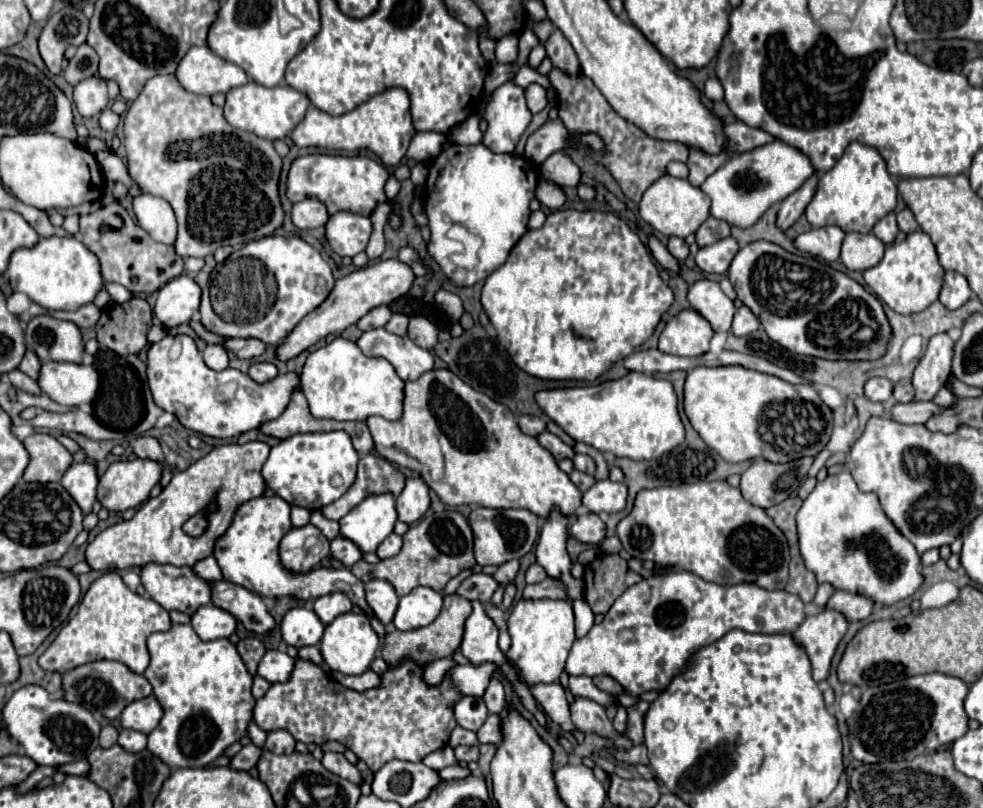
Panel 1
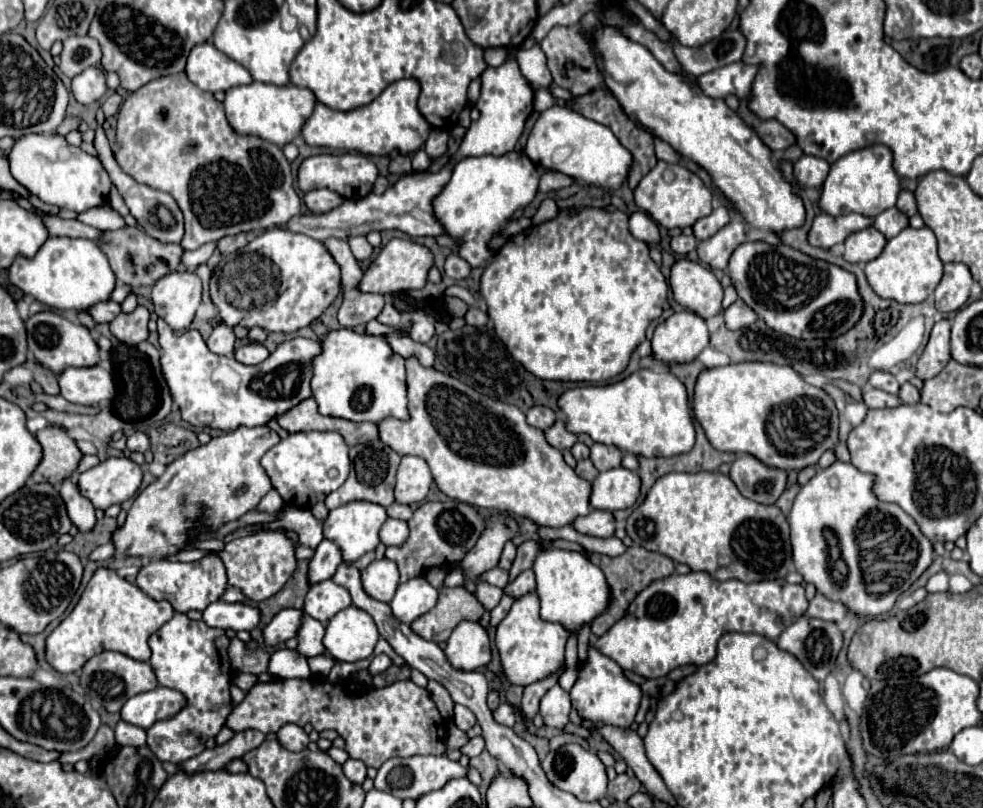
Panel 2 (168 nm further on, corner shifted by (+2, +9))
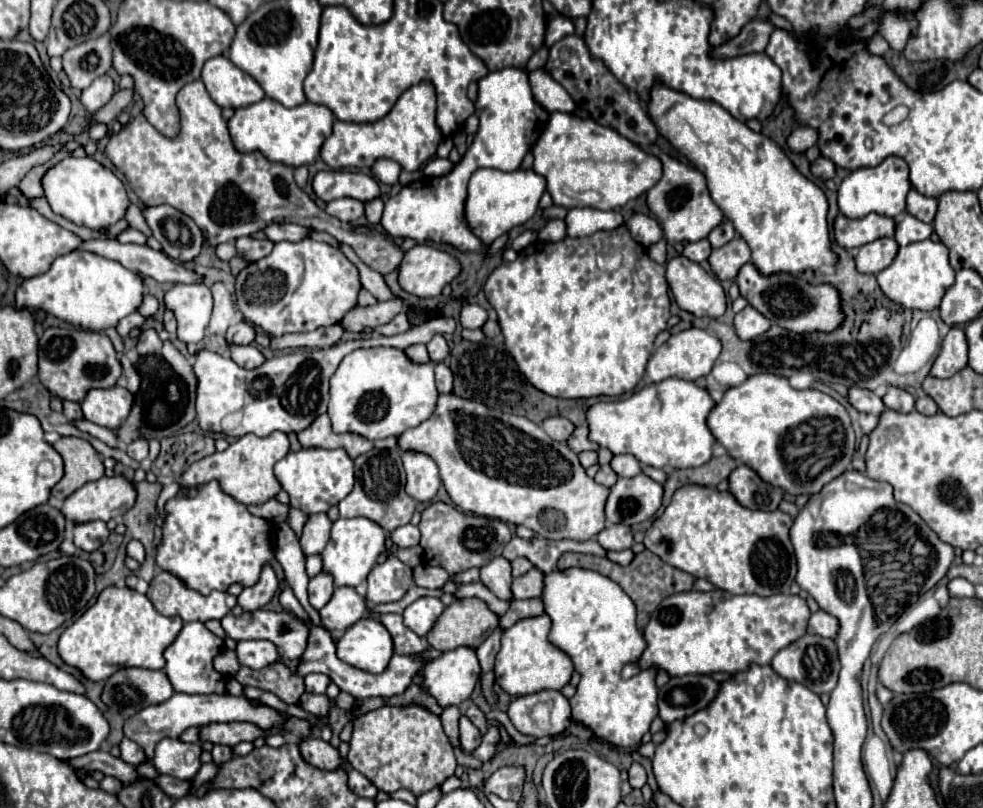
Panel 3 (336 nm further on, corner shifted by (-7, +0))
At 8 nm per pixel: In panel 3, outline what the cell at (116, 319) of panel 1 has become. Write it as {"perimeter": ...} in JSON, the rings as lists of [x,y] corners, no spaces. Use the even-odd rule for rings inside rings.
{"perimeter":[[[145,328],[145,330],[141,332],[139,340],[137,340],[137,352],[139,352],[141,356],[153,354],[153,352],[161,350],[161,346],[163,346],[163,342],[159,340],[159,336],[157,336],[157,332],[155,332],[153,328]]]}

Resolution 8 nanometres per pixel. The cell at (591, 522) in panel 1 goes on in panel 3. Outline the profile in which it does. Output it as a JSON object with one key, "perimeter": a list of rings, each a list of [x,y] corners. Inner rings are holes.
{"perimeter":[[[607,524],[597,534],[597,542],[605,550],[625,550],[625,548],[631,548],[633,534],[631,534],[631,528],[625,524]]]}

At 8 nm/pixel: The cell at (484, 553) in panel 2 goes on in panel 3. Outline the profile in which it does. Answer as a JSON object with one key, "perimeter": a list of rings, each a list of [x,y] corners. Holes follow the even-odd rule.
{"perimeter":[[[495,558],[481,566],[481,582],[499,598],[511,600],[511,562],[505,558]]]}

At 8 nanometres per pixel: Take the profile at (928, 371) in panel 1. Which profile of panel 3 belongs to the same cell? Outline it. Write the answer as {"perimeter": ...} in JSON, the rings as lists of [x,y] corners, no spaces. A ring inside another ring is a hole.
{"perimeter":[[[953,326],[943,338],[939,356],[935,358],[929,376],[933,378],[951,378],[961,368],[967,366],[967,340],[963,328]]]}

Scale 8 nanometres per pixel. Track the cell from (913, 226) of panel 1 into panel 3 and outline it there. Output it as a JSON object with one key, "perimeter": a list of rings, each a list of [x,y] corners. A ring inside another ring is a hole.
{"perimeter":[[[911,188],[909,196],[907,196],[907,212],[911,216],[915,216],[917,220],[931,224],[935,218],[935,212],[937,212],[937,200],[927,198],[927,196],[923,196]]]}

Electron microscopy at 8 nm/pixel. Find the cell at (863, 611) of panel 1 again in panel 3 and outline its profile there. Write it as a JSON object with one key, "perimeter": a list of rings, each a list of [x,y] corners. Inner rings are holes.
{"perimeter":[[[817,610],[815,614],[811,614],[807,632],[819,634],[819,636],[825,636],[825,638],[835,638],[837,632],[839,632],[839,620],[835,616],[831,616],[829,612]]]}

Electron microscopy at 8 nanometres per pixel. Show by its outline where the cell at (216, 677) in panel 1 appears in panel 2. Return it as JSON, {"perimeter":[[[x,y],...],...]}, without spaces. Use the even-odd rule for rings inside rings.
{"perimeter":[[[174,613],[174,617],[164,623],[152,637],[150,665],[158,677],[158,683],[176,689],[186,695],[188,705],[172,719],[154,723],[148,735],[148,747],[158,755],[158,759],[168,763],[182,763],[204,751],[204,743],[216,737],[224,727],[228,713],[232,711],[230,699],[230,679],[232,667],[228,657],[230,639],[222,629],[208,627],[204,621],[190,621],[184,613]]]}

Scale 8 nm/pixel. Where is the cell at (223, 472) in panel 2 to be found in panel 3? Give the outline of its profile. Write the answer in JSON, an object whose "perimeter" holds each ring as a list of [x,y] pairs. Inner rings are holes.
{"perimeter":[[[273,432],[265,438],[259,438],[255,434],[245,434],[243,438],[229,444],[227,450],[215,452],[203,460],[191,464],[191,468],[187,468],[187,472],[183,472],[183,476],[179,480],[179,488],[185,492],[185,496],[191,498],[199,490],[199,486],[209,484],[211,480],[217,480],[221,486],[221,492],[225,492],[233,500],[247,504],[247,506],[265,504],[267,500],[275,498],[277,492],[281,490],[281,484],[277,482],[277,478],[273,474],[273,466],[287,452],[289,452],[289,440],[287,440],[287,434],[283,434],[283,432]]]}

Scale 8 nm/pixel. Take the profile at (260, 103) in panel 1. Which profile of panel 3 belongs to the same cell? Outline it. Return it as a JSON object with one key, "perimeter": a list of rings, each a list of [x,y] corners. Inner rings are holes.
{"perimeter":[[[263,98],[255,104],[237,108],[229,120],[229,132],[239,152],[261,152],[269,160],[289,166],[301,166],[315,162],[323,140],[331,134],[333,112],[323,104],[303,102],[293,108],[285,108],[273,98]]]}

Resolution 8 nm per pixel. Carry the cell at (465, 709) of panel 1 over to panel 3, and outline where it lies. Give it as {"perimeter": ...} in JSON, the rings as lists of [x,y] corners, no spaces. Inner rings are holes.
{"perimeter":[[[465,714],[459,720],[459,738],[461,738],[461,746],[463,746],[465,754],[471,754],[479,746],[479,740],[481,740],[479,730]]]}

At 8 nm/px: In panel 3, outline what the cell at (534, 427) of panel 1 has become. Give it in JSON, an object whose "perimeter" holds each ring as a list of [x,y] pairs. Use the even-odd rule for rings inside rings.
{"perimeter":[[[553,416],[553,418],[545,418],[541,428],[545,430],[545,434],[551,438],[551,440],[557,440],[557,442],[565,442],[567,436],[571,436],[573,432],[573,424],[567,420],[567,418],[561,418],[561,416]]]}

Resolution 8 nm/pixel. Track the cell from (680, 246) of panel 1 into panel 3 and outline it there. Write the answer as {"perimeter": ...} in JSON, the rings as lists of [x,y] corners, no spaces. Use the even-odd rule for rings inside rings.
{"perimeter":[[[707,240],[689,242],[689,244],[685,244],[685,250],[683,250],[683,256],[693,262],[703,262],[709,258],[709,254],[711,254],[711,244]]]}

